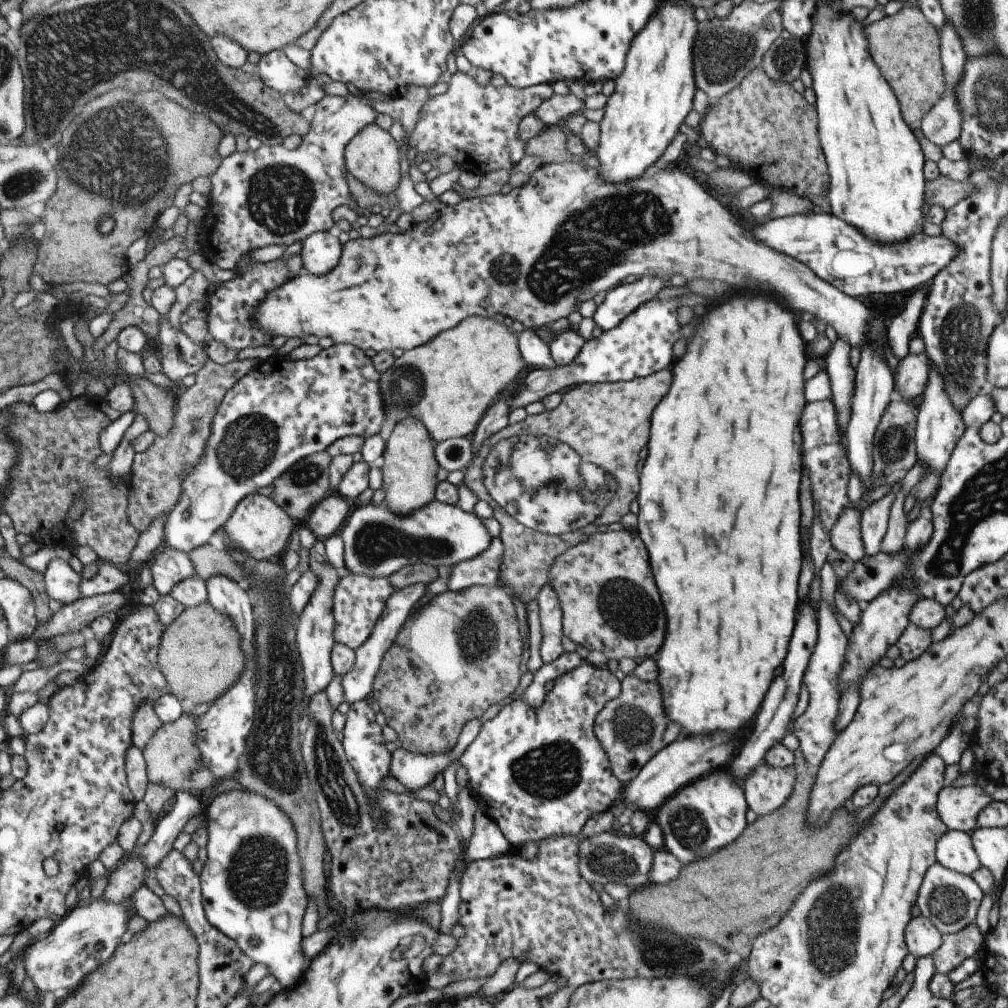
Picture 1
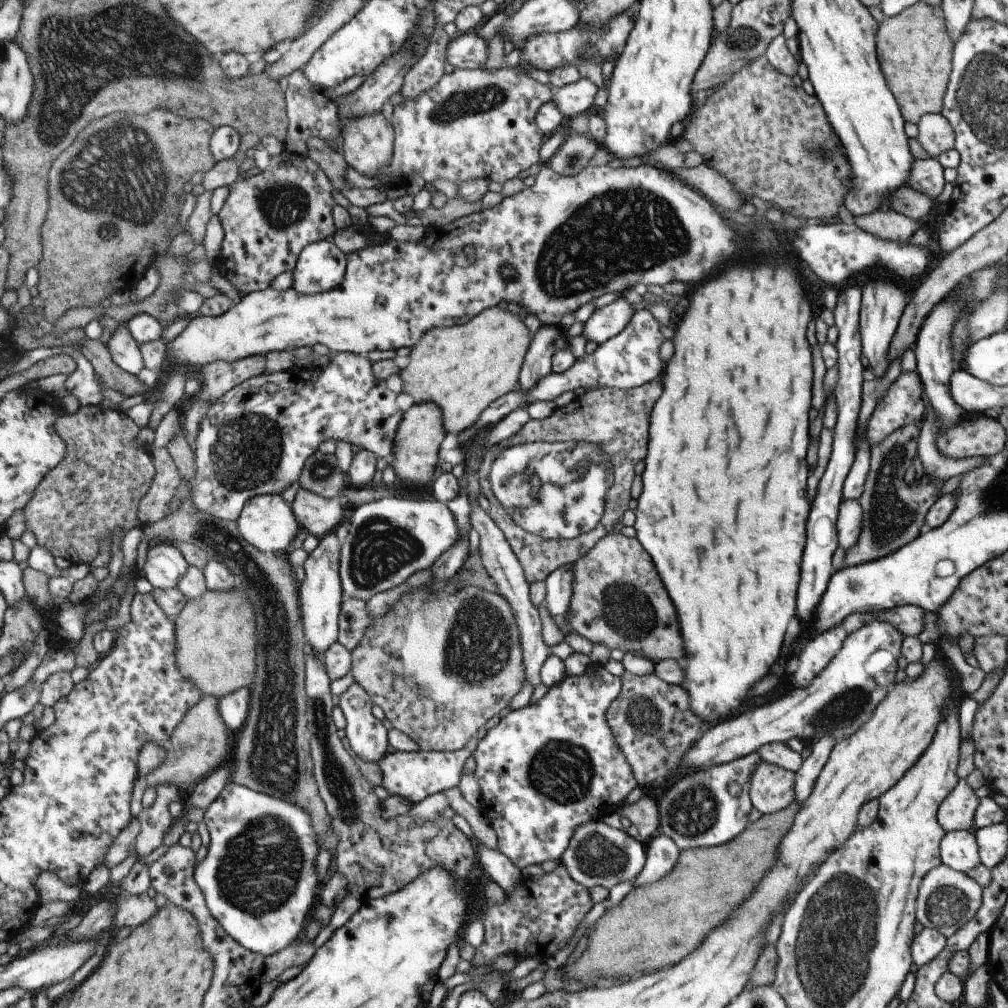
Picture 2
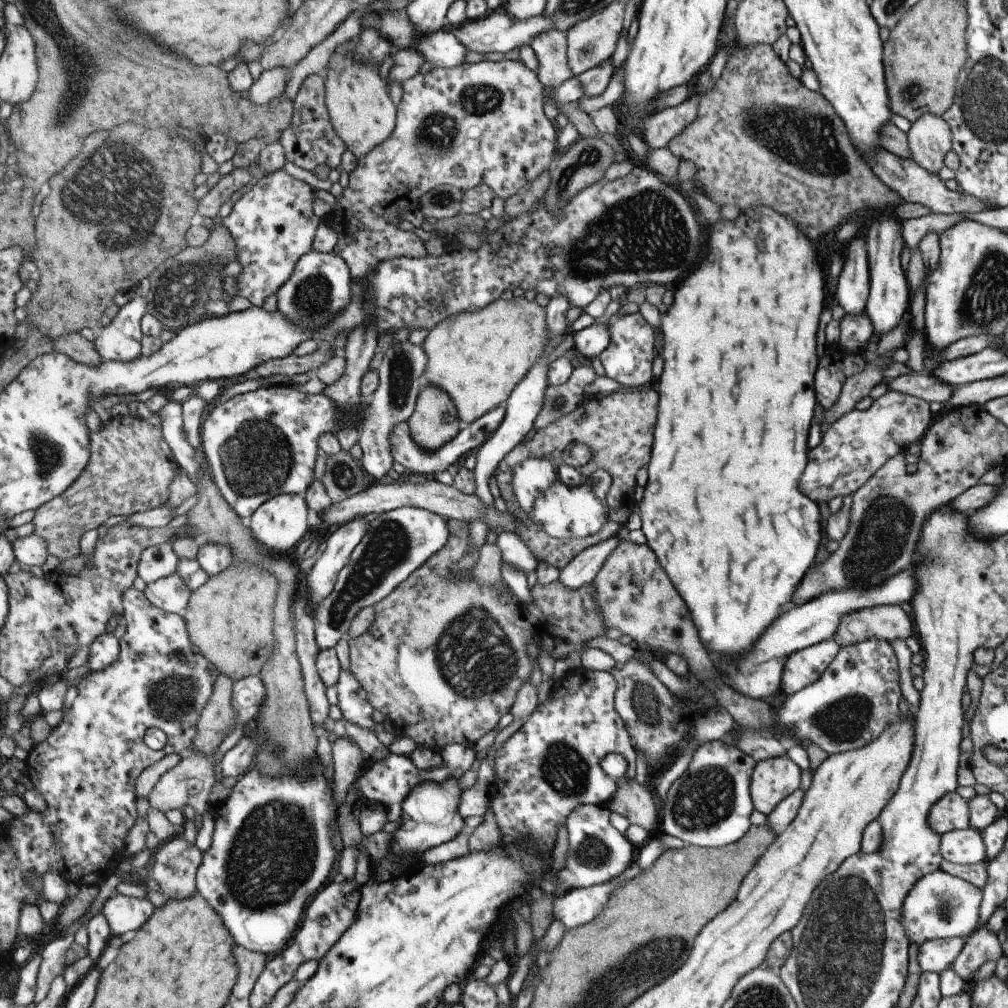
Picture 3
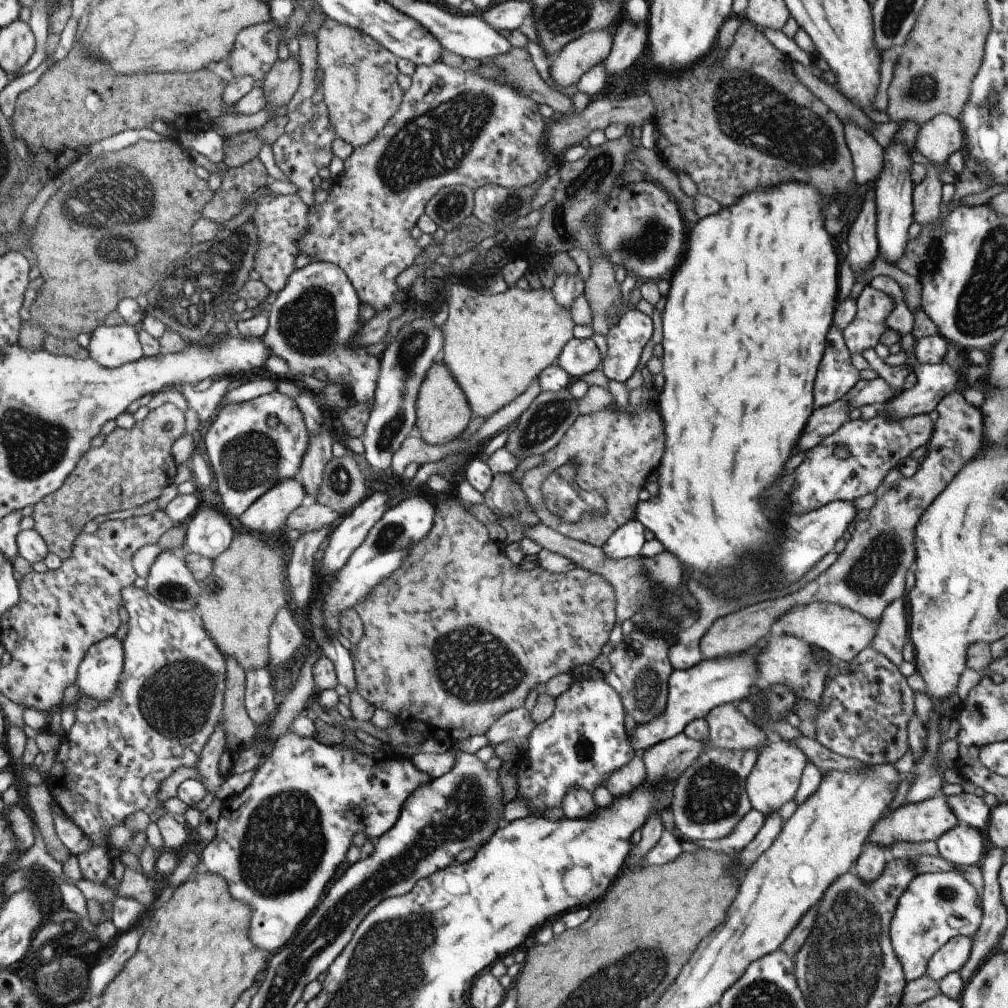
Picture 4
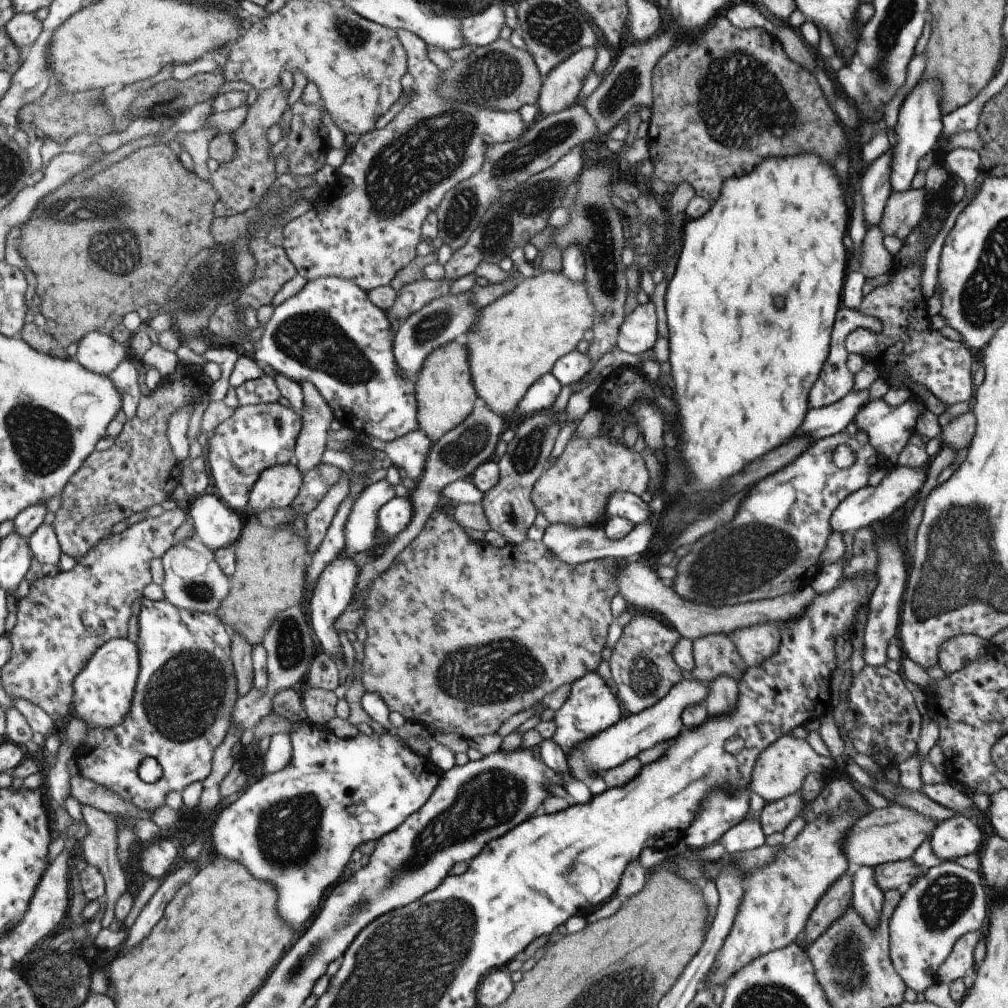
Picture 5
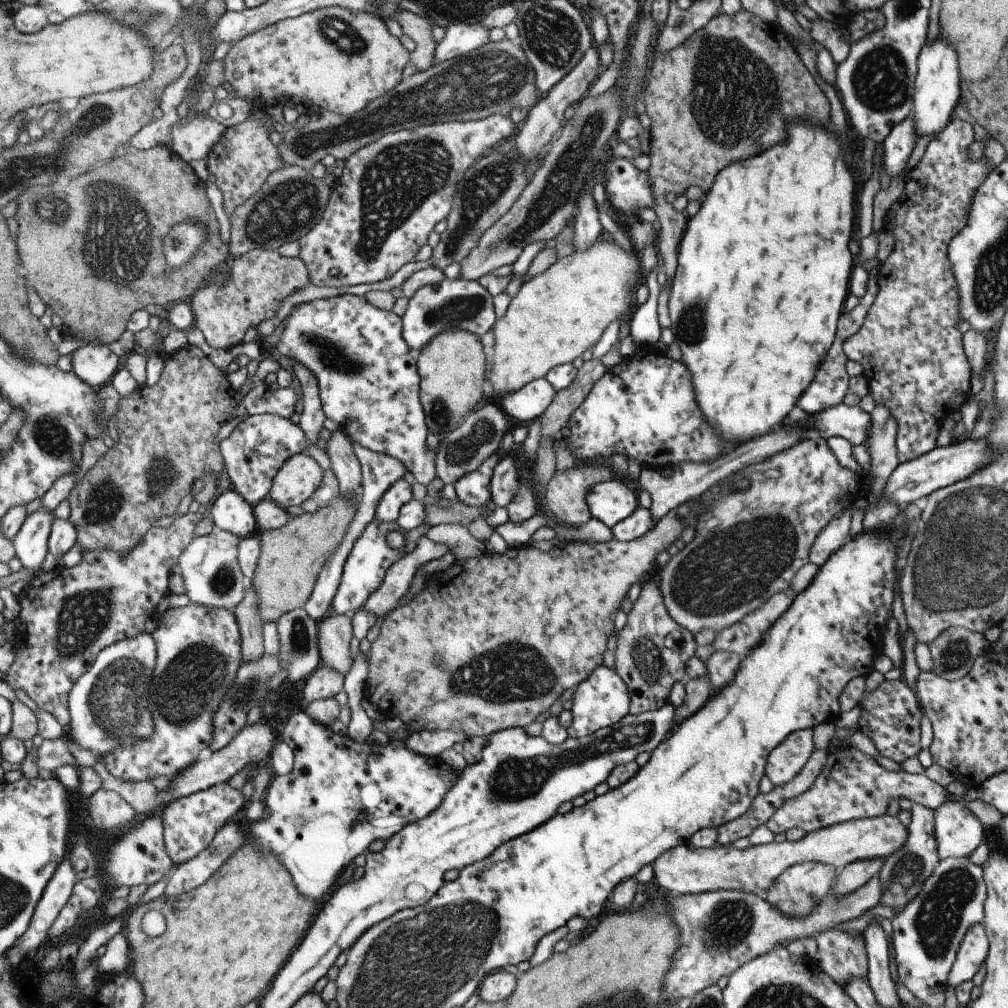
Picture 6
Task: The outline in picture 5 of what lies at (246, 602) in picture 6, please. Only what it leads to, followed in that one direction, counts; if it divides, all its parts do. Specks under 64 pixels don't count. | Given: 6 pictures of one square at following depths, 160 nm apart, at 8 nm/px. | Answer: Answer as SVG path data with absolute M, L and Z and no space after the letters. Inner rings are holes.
M235 631L233 634L232 660L238 678L238 690L245 694L253 689L254 646L239 631Z

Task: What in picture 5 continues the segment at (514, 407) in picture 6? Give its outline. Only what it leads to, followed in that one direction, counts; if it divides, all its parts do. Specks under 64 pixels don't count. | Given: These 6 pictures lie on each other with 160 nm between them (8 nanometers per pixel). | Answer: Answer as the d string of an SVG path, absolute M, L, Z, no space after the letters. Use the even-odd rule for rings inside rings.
M549 372L539 376L531 386L523 393L517 406L523 410L523 414L529 416L545 411L553 404L557 394L561 390L559 381Z

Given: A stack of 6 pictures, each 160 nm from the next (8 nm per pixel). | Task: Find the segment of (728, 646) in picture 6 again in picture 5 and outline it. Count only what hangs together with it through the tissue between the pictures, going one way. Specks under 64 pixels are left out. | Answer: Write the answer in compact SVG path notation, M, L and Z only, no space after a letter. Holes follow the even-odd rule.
M771 622L755 624L753 632L751 632L751 626L737 628L733 634L729 634L729 638L733 640L741 660L747 666L755 666L755 664L763 662L763 658L767 658L769 654L775 652L777 642L779 642L779 630Z

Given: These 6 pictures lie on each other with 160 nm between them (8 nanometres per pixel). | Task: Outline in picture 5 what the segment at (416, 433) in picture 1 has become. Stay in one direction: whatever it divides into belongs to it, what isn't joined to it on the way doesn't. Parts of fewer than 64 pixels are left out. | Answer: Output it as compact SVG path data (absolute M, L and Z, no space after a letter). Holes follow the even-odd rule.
M451 341L432 350L423 360L415 376L414 395L418 428L427 435L431 443L461 424L471 412L474 400L477 398L470 377L466 346Z

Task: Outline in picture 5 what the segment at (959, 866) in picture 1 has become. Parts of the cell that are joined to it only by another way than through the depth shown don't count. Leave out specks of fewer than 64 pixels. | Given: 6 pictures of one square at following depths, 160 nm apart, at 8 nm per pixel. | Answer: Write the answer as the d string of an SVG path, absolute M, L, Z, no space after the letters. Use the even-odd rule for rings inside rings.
M963 815L938 821L930 836L931 852L943 861L967 856L981 848L981 832L977 823Z

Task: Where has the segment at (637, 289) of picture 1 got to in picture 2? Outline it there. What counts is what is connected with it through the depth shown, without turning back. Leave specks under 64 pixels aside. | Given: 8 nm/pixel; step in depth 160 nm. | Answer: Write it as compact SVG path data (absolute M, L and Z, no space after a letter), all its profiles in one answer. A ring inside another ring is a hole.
M618 295L618 298L612 303L595 308L583 323L580 335L585 337L587 341L591 340L597 345L601 344L619 334L627 326L632 314L631 305Z

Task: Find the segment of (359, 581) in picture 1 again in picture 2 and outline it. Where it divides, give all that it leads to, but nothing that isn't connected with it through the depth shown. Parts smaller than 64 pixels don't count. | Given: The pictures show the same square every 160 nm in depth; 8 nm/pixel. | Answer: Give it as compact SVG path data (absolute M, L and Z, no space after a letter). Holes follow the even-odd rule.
M345 598L341 602L338 641L348 651L353 650L361 642L362 634L373 620L367 616L364 602Z

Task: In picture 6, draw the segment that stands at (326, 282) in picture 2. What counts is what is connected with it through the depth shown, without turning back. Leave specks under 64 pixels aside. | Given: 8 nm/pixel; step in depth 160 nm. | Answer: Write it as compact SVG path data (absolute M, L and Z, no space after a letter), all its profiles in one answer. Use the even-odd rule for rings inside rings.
M340 295L330 299L319 299L310 303L299 304L298 309L289 314L285 318L286 327L282 334L282 340L277 348L281 354L285 354L294 362L299 361L306 367L309 367L315 376L318 376L320 388L322 390L322 405L326 412L327 418L332 419L337 428L343 431L346 436L353 442L360 444L363 448L376 452L377 454L387 455L397 460L400 460L407 471L411 472L415 481L422 485L429 484L436 477L434 465L434 451L426 445L427 427L420 400L418 399L418 384L420 378L416 369L416 353L407 346L407 343L402 339L402 320L393 311L384 311L383 309L375 308L370 302L364 299L364 296L356 295Z

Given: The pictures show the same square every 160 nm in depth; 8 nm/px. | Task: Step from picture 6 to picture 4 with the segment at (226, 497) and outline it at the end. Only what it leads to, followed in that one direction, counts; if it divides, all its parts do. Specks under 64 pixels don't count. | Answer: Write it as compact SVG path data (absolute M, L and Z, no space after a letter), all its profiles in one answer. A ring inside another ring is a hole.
M201 502L197 512L188 520L186 542L191 552L215 560L231 546L231 543L234 542L235 530L233 530L233 526L229 524L229 520L225 518L226 514L225 511L221 512L219 508L216 509Z

